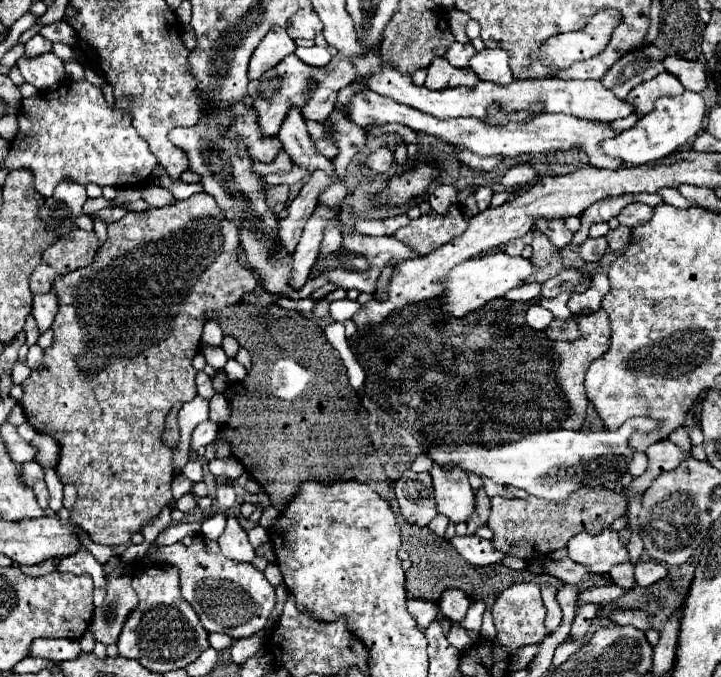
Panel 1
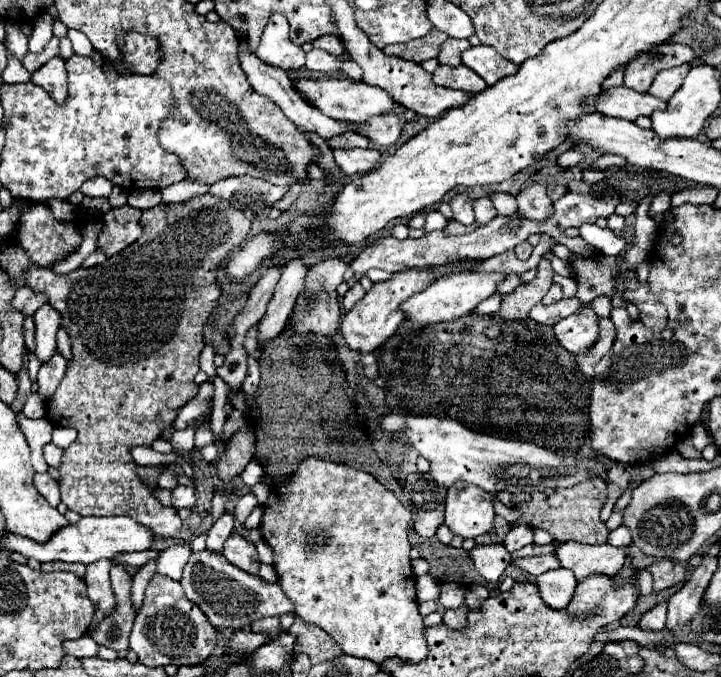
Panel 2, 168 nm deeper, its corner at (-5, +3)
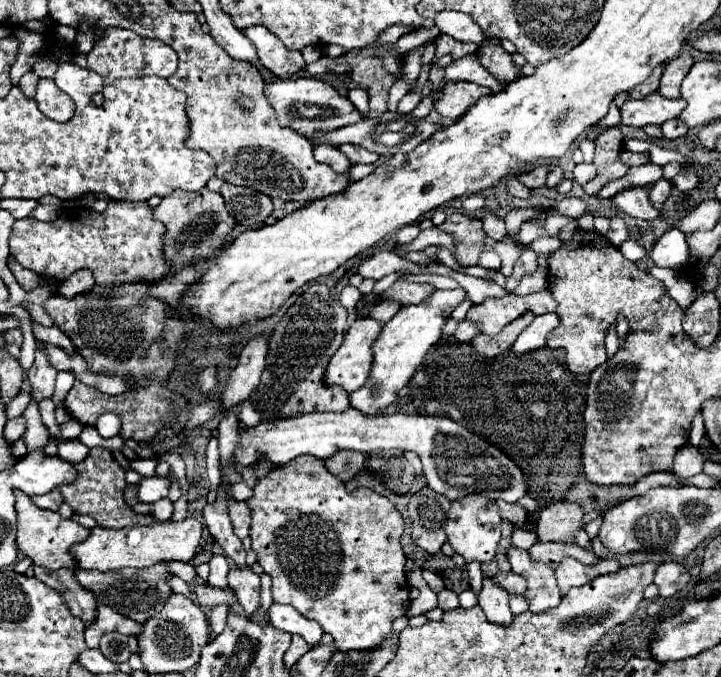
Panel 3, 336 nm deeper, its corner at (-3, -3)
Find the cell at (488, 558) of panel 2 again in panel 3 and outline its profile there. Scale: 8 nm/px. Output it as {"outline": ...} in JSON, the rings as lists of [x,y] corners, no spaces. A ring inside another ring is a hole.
{"outline":[[[485,578],[483,580],[483,590],[479,594],[479,606],[483,608],[485,616],[489,622],[493,624],[503,624],[509,626],[511,624],[511,610],[509,610],[509,594],[503,592],[493,578]]]}

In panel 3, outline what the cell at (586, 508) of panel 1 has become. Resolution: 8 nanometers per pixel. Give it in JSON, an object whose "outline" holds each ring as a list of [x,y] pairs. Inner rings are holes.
{"outline":[[[553,502],[539,514],[537,536],[543,542],[573,542],[573,532],[579,530],[583,510],[579,504],[571,502]]]}

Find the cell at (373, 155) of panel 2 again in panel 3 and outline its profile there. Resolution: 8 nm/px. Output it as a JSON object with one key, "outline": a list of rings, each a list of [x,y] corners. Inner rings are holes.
{"outline":[[[315,146],[313,154],[315,154],[317,162],[331,166],[339,174],[343,174],[351,168],[351,162],[345,158],[345,154],[337,146]]]}

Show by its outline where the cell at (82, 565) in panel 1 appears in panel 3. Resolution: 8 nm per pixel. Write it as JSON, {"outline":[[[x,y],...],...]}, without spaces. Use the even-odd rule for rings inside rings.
{"outline":[[[99,604],[97,606],[97,618],[95,622],[85,630],[85,642],[87,648],[97,648],[99,646],[99,638],[105,632],[119,632],[123,636],[139,636],[143,632],[143,626],[133,622],[131,618],[125,618],[121,614],[117,614],[115,610]]]}

